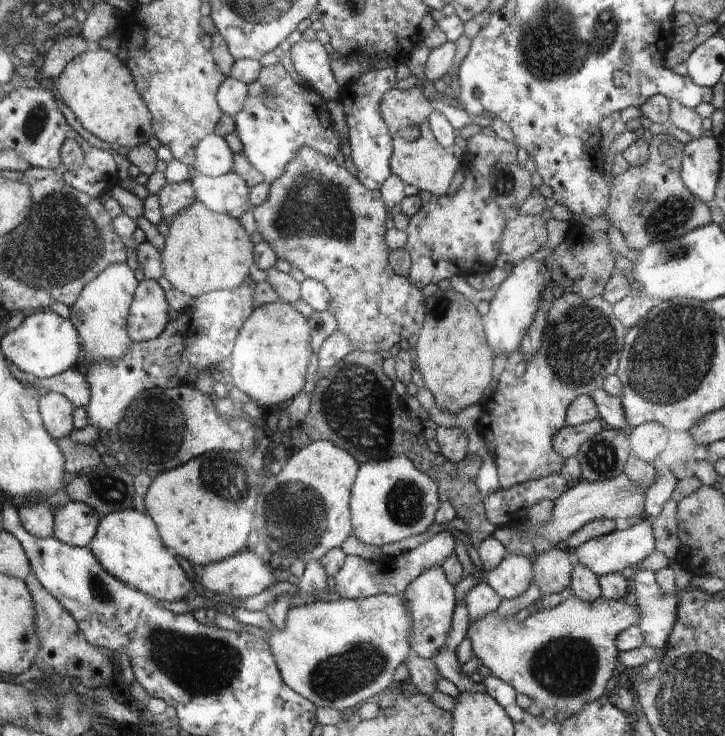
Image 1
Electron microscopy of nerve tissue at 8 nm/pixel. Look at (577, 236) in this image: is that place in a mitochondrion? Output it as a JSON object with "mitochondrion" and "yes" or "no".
{"mitochondrion":"no"}

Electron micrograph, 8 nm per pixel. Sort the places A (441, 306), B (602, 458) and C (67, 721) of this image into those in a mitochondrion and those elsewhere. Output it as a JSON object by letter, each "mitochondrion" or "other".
{"A":"mitochondrion","B":"mitochondrion","C":"mitochondrion"}

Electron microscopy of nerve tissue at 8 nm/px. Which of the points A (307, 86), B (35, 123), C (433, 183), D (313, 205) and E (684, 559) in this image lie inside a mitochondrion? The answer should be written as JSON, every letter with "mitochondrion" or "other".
{"A":"other","B":"mitochondrion","C":"other","D":"mitochondrion","E":"other"}

